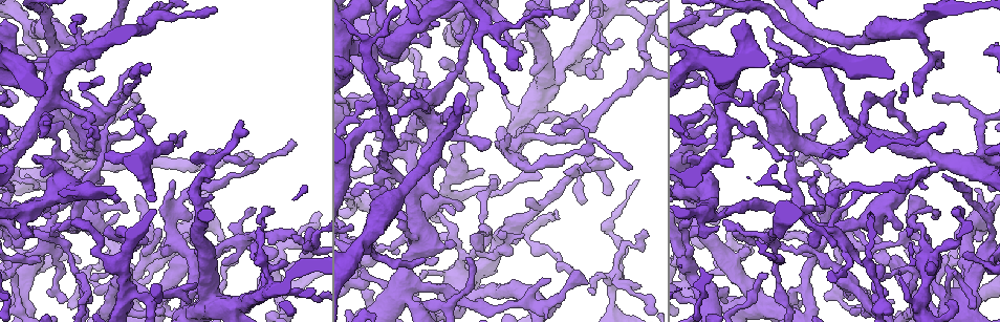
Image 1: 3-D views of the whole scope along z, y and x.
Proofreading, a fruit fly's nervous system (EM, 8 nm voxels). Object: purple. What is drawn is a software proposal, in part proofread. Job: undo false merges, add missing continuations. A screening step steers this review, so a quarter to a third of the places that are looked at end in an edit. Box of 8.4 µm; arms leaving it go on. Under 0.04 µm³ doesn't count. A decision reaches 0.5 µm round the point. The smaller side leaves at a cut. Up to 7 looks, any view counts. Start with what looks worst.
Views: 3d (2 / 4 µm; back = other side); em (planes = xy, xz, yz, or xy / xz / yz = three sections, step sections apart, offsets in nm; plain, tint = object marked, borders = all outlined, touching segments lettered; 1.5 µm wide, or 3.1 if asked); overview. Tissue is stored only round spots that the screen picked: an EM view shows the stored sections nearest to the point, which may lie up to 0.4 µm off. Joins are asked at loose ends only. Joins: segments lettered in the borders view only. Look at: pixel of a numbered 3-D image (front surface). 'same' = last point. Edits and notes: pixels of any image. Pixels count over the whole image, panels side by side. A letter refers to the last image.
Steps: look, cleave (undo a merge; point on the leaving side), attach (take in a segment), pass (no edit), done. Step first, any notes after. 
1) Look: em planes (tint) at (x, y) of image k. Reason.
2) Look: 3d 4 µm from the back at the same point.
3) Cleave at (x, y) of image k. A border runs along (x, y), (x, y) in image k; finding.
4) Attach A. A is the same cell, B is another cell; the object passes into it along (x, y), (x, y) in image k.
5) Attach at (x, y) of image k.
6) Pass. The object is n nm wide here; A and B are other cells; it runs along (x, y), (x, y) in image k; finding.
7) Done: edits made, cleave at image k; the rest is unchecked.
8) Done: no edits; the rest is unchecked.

Look: 3d 2 µm at (725, 224) of image 1. Tapers out.

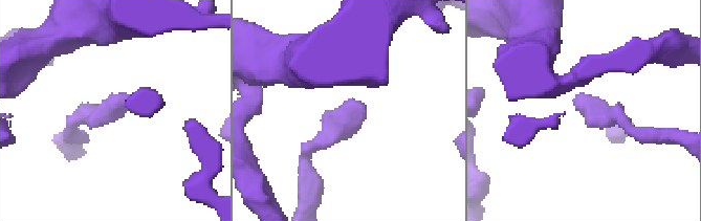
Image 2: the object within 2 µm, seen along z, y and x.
Look: em xz step 8 (borders) at (576, 103) of image 2.

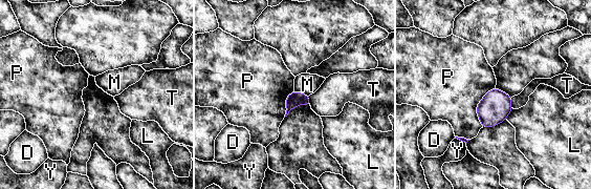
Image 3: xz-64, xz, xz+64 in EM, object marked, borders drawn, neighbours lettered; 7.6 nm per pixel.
Pass. The object is 110 nm wide here; D, L, M, P, T and Y are other cells; a border runs along (495, 87), (477, 105), (481, 127) in image 3; no lettered segment goes on from it.

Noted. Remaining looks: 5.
Look: em planes (borders) at (907, 249) of image 1. An open end.

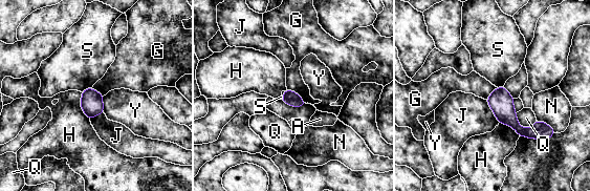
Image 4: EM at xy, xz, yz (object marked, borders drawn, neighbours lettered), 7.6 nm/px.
Pass. A, G, H, J, N, Q, S and Y are other cells; it runs along (489, 100), (522, 131), (543, 133) in image 4; no lettered segment goes on from it.

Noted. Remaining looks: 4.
Look: em xy step 8 (tint) at (272, 212) of image 1. Branch stops here.

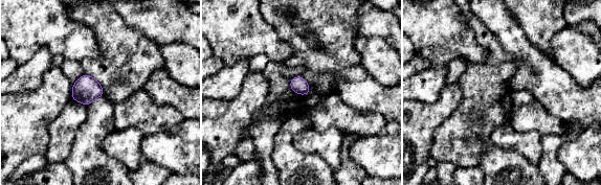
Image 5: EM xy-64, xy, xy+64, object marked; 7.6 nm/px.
Look: em planes (borders) at the same point. Cut it another way.

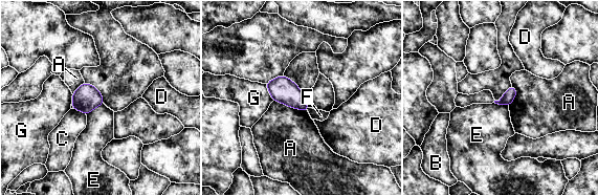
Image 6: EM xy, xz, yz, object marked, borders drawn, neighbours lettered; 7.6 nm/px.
Pass. A, B, C, D, E, F and G are other cells; no lettered segment goes on from it.

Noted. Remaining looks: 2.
Done: no edits; the rest is unchecked.

